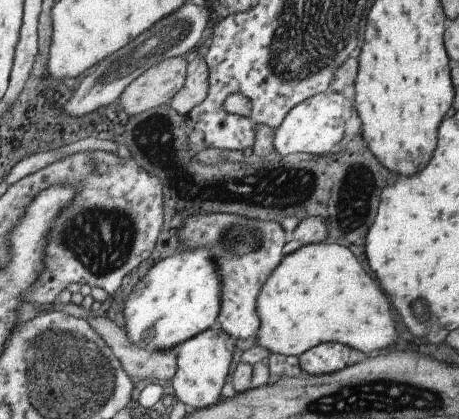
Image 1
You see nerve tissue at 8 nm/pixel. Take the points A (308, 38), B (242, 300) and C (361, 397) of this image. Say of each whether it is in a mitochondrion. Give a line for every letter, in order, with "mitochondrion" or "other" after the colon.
A: mitochondrion
B: other
C: mitochondrion

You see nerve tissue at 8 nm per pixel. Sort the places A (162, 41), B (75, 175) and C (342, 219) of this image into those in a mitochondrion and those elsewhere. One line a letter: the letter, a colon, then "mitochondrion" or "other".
A: mitochondrion
B: other
C: other

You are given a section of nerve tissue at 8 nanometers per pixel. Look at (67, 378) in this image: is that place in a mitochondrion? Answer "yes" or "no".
yes

